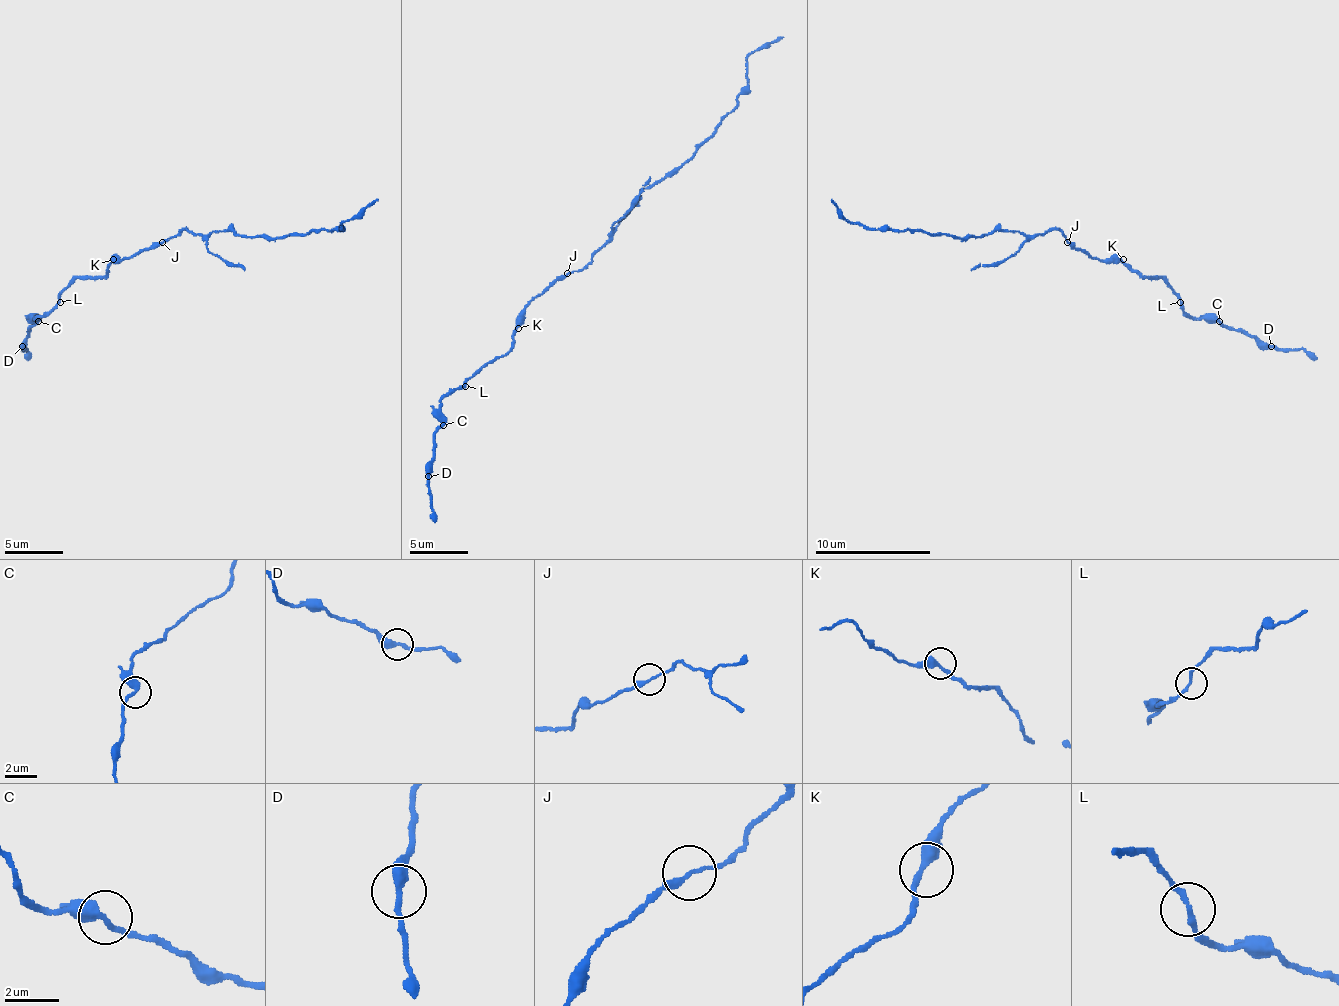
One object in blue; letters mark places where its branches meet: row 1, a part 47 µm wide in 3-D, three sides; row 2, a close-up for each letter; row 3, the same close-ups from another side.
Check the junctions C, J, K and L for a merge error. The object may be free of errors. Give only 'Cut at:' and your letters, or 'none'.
Cut at: none

